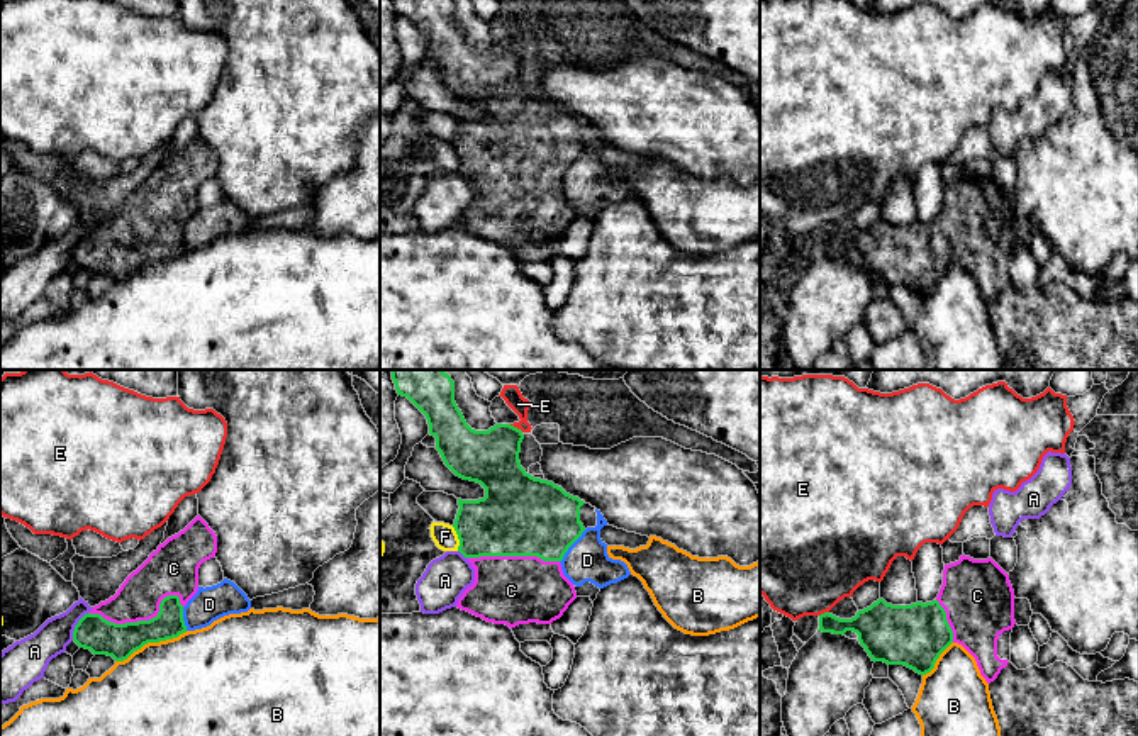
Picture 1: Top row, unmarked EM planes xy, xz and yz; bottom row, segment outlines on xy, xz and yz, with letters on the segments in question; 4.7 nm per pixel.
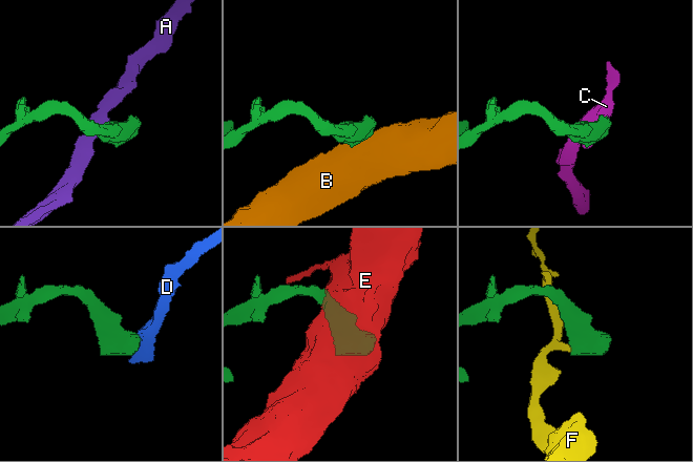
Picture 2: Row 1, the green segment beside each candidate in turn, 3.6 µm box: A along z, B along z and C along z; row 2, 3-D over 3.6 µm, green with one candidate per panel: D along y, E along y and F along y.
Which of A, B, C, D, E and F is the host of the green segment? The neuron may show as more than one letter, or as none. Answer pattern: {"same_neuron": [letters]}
{"same_neuron": ["C"]}

